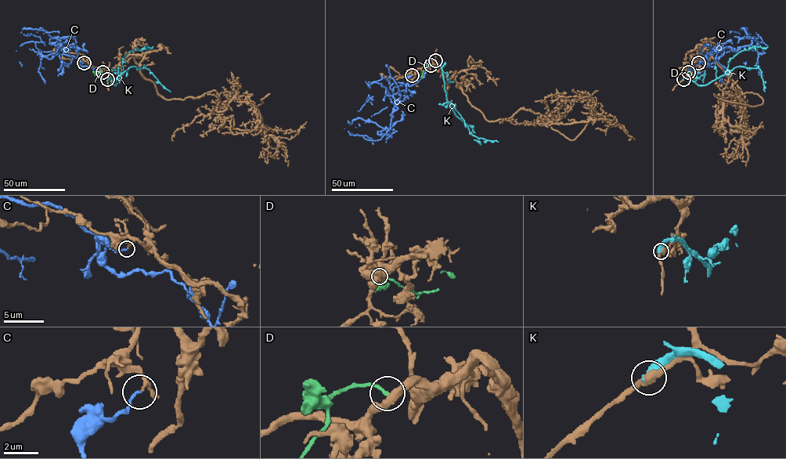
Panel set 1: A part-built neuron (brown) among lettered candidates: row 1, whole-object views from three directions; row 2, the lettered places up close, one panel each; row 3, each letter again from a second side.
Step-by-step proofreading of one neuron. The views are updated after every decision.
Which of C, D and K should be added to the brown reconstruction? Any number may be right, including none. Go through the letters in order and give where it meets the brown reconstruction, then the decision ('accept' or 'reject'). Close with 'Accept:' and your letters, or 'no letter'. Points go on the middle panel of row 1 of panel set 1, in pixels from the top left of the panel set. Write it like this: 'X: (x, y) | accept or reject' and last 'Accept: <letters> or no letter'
C: (412, 75) | reject
D: (430, 65) | reject
K: (435, 60) | reject
Accept: no letter

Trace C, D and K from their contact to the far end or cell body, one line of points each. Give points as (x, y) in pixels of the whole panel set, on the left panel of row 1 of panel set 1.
C: (84, 63), (78, 66), (73, 48), (64, 51), (63, 45), (54, 54), (30, 41), (16, 50), (21, 66)
D: (102, 72), (95, 75), (93, 71)
K: (107, 80), (110, 78), (115, 85), (119, 75), (130, 66), (144, 67), (170, 92)

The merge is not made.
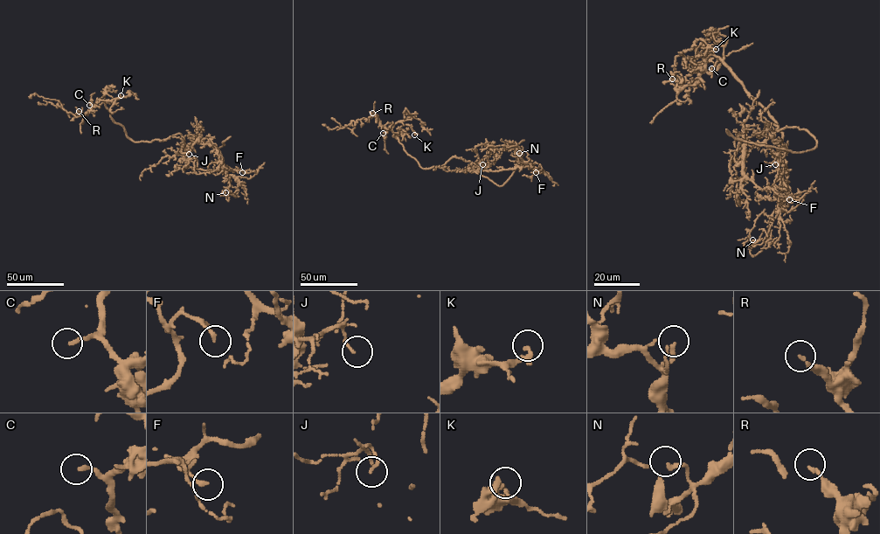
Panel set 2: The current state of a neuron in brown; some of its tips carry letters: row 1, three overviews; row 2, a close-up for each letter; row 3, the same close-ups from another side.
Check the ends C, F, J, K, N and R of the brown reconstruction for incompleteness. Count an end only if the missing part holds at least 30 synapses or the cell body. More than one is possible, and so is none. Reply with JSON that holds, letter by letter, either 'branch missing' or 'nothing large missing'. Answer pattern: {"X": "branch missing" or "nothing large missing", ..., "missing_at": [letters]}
{"C": "nothing large missing", "F": "nothing large missing", "J": "nothing large missing", "K": "nothing large missing", "N": "nothing large missing", "R": "nothing large missing", "missing_at": []}

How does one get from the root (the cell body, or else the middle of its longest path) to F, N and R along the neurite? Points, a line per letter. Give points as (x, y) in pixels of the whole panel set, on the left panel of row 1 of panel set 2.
F: (150, 142), (179, 134), (184, 142), (183, 153), (187, 153), (197, 142), (211, 143), (225, 167), (242, 172)
N: (150, 142), (179, 134), (183, 138), (184, 158), (189, 166), (229, 176), (225, 192)
R: (150, 142), (130, 140), (123, 128), (110, 116), (100, 99), (84, 116), (79, 111)

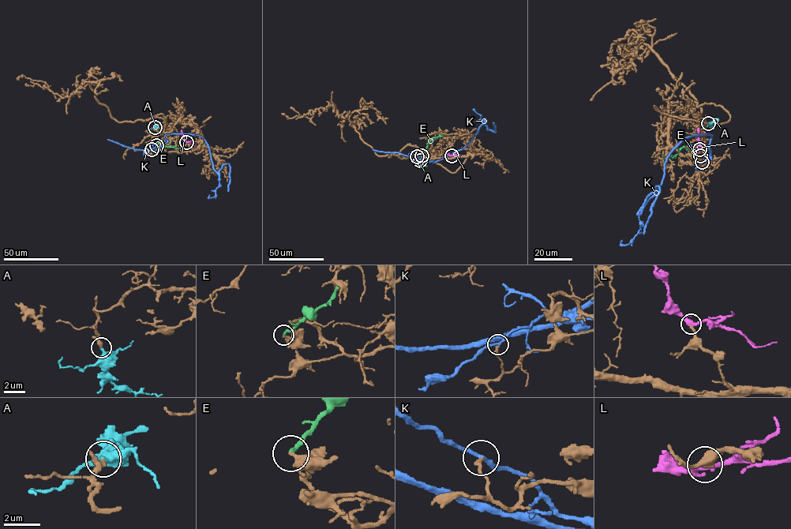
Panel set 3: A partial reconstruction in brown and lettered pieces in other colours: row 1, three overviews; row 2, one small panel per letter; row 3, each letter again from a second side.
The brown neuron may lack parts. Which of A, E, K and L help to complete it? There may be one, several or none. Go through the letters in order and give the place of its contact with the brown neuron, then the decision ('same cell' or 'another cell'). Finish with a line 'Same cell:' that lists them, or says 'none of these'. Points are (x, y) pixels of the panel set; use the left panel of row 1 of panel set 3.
A: meets brown at (155, 127); same cell
E: meets brown at (156, 145); another cell
K: meets brown at (151, 149); another cell
L: meets brown at (186, 142); same cell
Same cell: A, L

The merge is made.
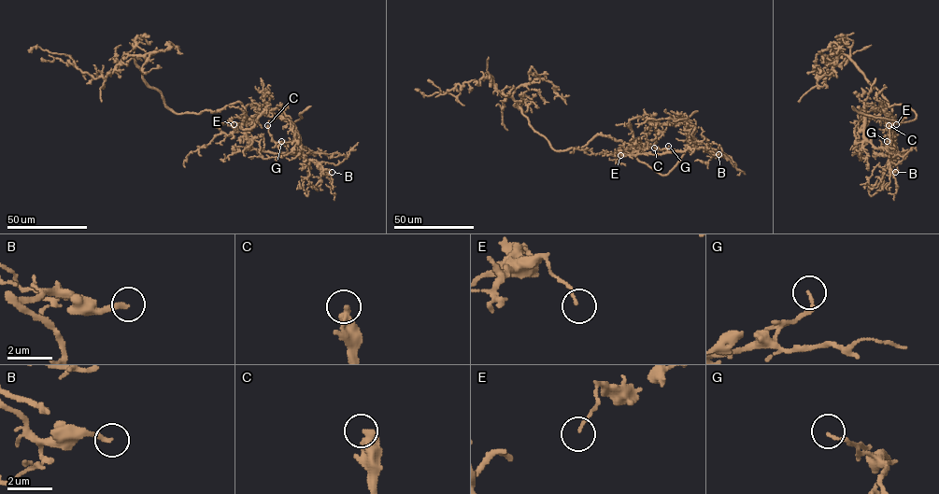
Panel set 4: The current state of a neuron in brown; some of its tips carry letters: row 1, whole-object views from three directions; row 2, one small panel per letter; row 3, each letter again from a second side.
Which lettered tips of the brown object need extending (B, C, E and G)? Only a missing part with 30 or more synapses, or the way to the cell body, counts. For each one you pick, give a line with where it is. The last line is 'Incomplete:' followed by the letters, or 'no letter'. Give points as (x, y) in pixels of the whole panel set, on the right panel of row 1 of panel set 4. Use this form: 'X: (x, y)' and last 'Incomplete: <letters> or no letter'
B: (895, 172)
Incomplete: B

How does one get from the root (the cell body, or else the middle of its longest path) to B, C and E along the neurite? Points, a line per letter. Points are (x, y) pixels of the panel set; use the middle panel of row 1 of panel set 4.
B: (585, 145), (603, 134), (626, 143), (628, 148), (633, 139), (639, 153), (704, 148), (718, 154)
C: (585, 145), (603, 134), (626, 143), (628, 148), (633, 139), (639, 153), (668, 151), (654, 148)
E: (585, 145), (598, 134), (621, 141), (628, 148), (633, 139), (630, 148), (615, 150), (616, 157), (620, 155)

